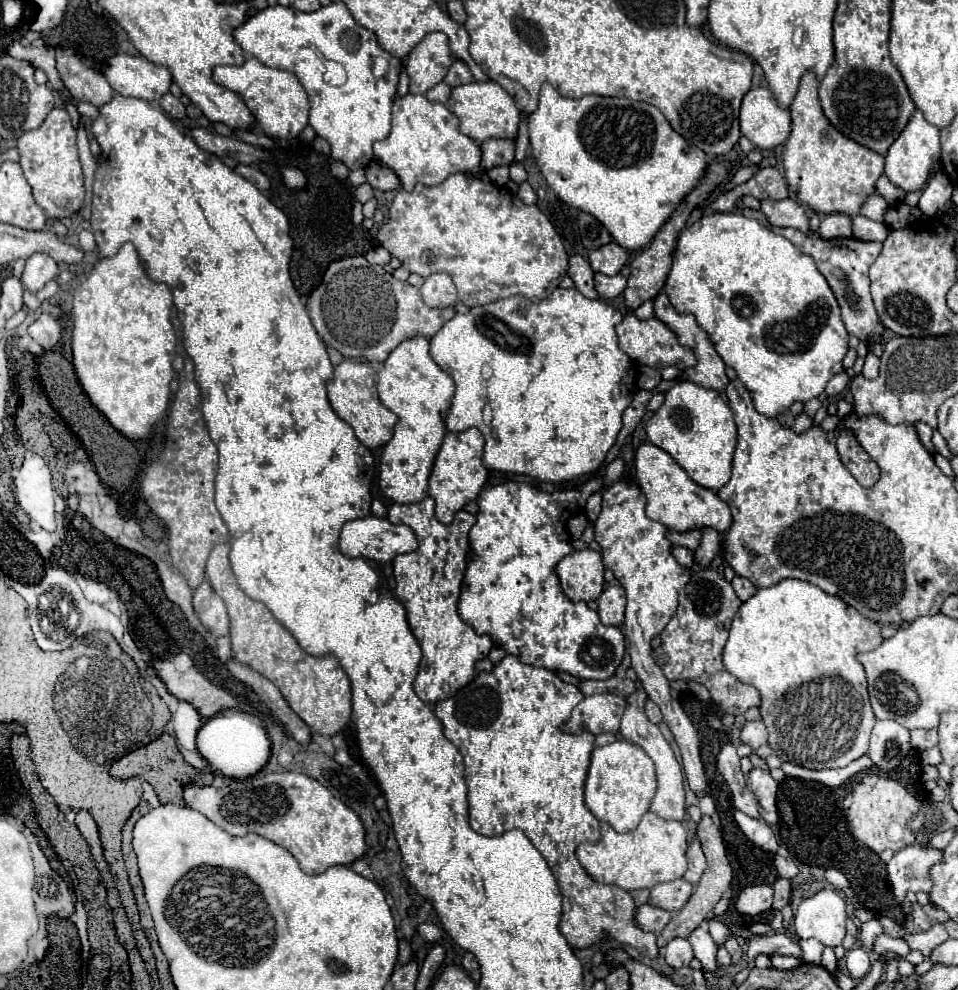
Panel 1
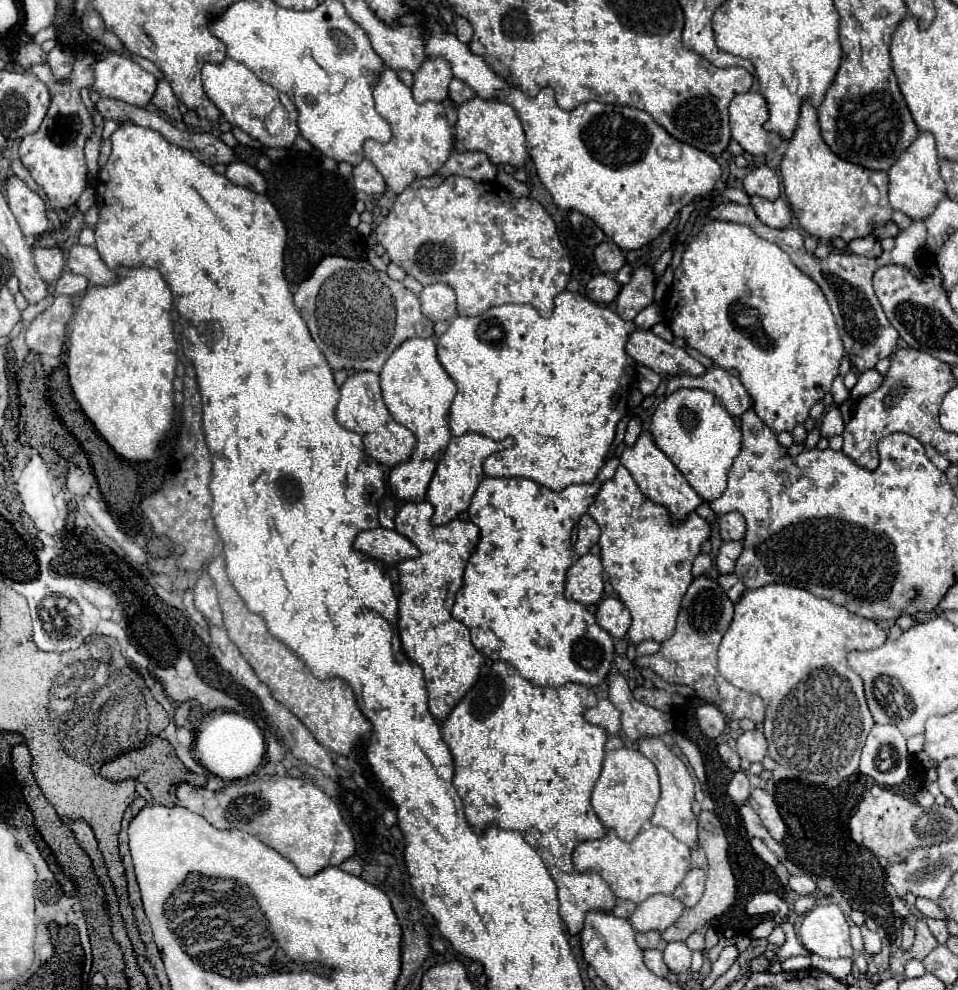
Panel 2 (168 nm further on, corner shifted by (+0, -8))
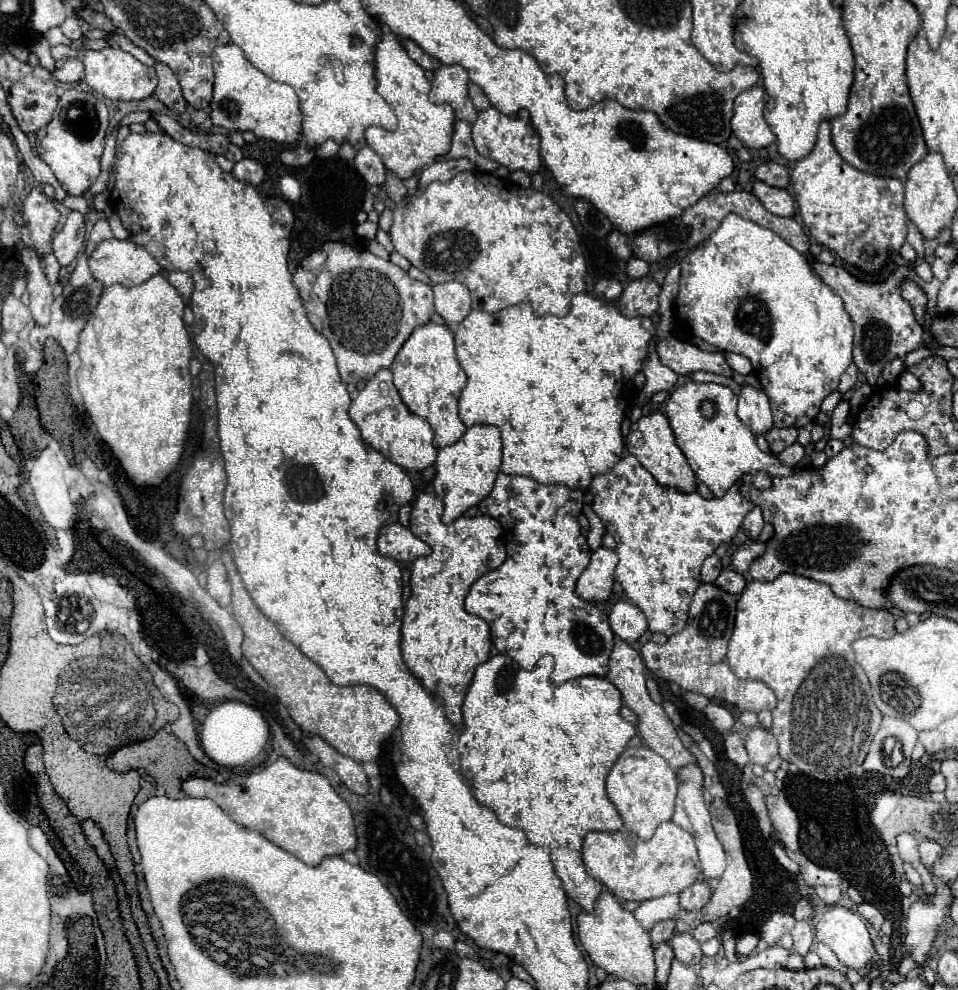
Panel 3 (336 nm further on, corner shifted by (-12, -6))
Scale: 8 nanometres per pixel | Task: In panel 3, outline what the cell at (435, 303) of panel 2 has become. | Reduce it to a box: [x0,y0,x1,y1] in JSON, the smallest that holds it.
[434,282,470,324]

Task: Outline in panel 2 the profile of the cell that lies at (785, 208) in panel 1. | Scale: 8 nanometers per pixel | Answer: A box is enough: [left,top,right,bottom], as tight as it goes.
[750,196,790,228]

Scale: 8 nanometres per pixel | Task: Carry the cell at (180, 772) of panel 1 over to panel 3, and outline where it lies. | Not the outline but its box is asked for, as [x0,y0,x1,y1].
[108,730,212,798]

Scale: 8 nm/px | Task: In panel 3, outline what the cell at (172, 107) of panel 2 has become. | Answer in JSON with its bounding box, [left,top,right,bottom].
[154,64,186,114]

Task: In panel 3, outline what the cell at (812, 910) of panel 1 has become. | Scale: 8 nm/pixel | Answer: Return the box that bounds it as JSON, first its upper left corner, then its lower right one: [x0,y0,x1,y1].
[816,906,874,970]

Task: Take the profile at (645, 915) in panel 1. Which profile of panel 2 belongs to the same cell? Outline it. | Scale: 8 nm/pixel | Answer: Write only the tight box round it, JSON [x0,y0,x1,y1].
[636,932,662,950]

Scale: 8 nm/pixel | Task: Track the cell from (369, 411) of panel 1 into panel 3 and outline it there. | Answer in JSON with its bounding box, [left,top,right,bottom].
[350,370,438,472]

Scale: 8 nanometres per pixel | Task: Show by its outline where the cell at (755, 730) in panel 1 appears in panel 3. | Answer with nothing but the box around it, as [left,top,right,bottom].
[746,726,778,766]

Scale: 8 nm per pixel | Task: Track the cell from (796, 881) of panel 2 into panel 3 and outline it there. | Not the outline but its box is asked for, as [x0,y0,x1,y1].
[814,886,840,906]

